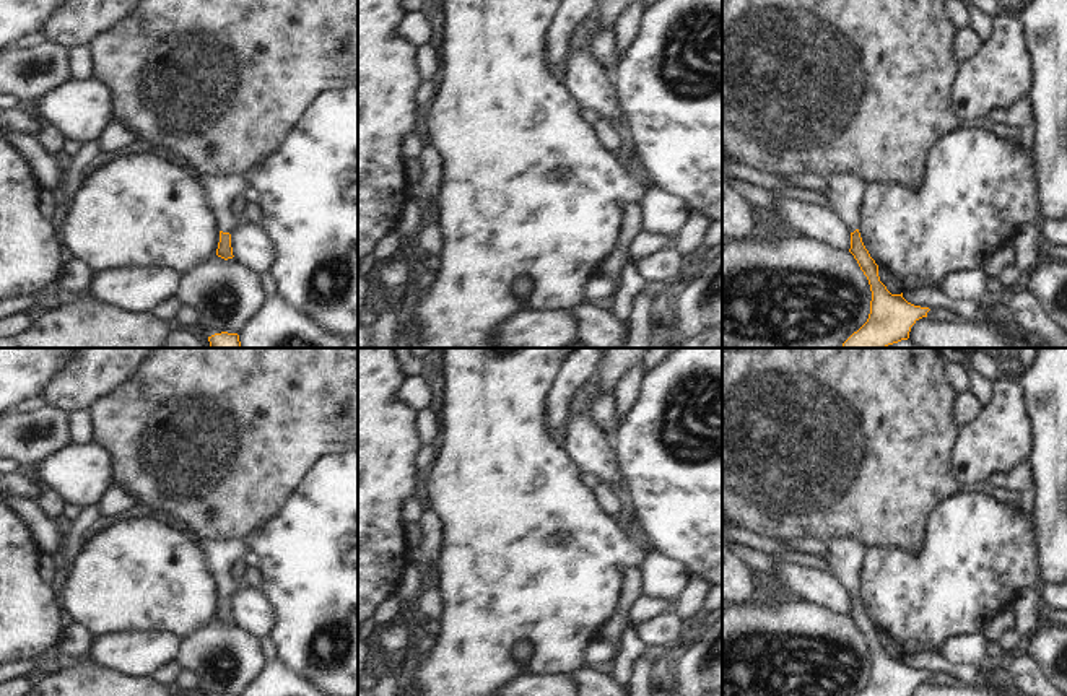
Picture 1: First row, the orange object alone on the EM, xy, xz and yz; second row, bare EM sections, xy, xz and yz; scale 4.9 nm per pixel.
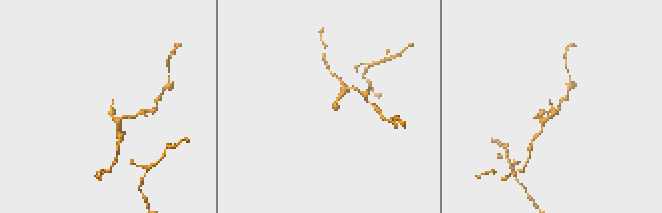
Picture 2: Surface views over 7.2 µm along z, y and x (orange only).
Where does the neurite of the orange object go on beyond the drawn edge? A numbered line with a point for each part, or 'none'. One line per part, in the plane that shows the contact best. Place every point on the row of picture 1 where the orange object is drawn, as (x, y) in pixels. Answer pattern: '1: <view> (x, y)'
1: xy (222, 191)

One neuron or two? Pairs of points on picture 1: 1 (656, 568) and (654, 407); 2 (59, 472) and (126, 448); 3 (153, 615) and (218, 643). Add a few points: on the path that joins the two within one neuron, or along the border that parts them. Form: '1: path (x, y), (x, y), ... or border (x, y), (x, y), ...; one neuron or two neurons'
1: border (657, 553), (677, 560), (687, 573); two neurons
2: border (93, 439), (111, 452), (116, 483); two neurons
3: border (215, 618), (184, 639); two neurons

